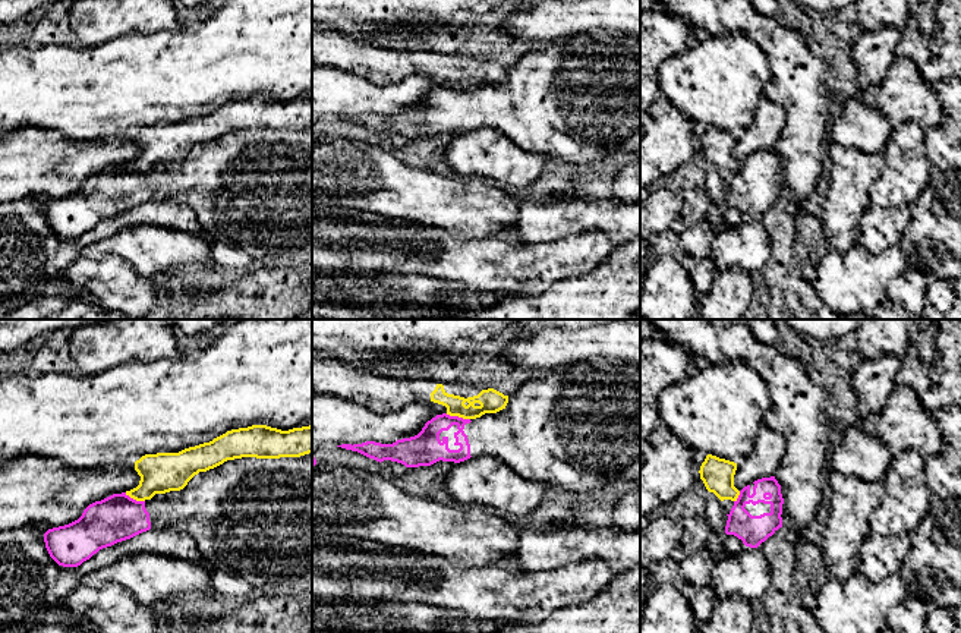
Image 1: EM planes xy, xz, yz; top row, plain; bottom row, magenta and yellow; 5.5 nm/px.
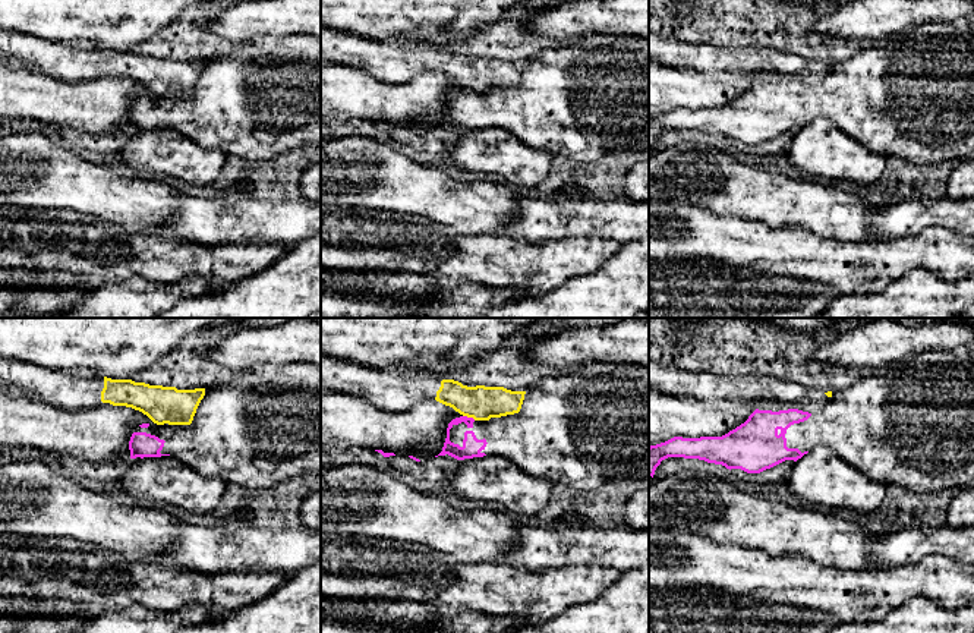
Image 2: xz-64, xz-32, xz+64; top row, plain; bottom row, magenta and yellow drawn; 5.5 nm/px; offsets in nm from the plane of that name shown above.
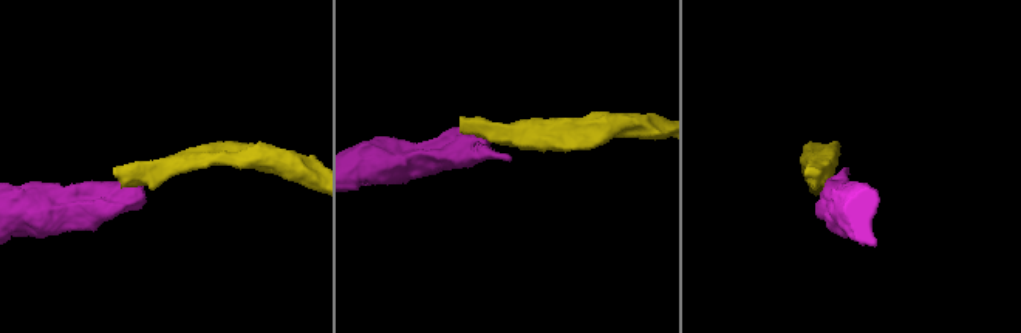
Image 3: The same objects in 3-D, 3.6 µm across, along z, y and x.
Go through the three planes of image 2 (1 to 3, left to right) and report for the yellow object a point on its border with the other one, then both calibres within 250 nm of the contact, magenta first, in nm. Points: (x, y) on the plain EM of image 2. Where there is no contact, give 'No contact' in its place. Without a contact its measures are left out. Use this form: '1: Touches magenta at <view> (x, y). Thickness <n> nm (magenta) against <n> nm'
1: No contact
2: Touches magenta at xz-32 (469, 90). Thickness 110 nm (magenta) against 190 nm
3: No contact

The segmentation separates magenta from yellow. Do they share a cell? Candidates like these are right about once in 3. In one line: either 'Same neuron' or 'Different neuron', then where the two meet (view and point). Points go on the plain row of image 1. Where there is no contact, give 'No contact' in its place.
Different neuron. Touches magenta at xz (457, 88)

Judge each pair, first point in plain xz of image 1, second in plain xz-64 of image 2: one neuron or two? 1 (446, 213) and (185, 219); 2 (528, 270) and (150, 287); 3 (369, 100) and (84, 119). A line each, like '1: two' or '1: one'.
1: two
2: two
3: one

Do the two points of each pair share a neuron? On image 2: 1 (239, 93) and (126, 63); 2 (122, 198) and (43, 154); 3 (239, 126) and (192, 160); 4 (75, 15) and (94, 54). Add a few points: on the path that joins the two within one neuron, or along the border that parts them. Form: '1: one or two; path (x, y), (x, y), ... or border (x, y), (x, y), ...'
1: two; border (205, 60), (205, 66), (189, 95), (164, 95)
2: one; path (103, 194), (73, 185), (62, 173)
3: two; border (177, 129), (199, 145), (218, 148), (227, 154)
4: two; border (56, 40), (98, 44), (103, 49)

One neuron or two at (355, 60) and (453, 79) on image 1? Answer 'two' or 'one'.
one

